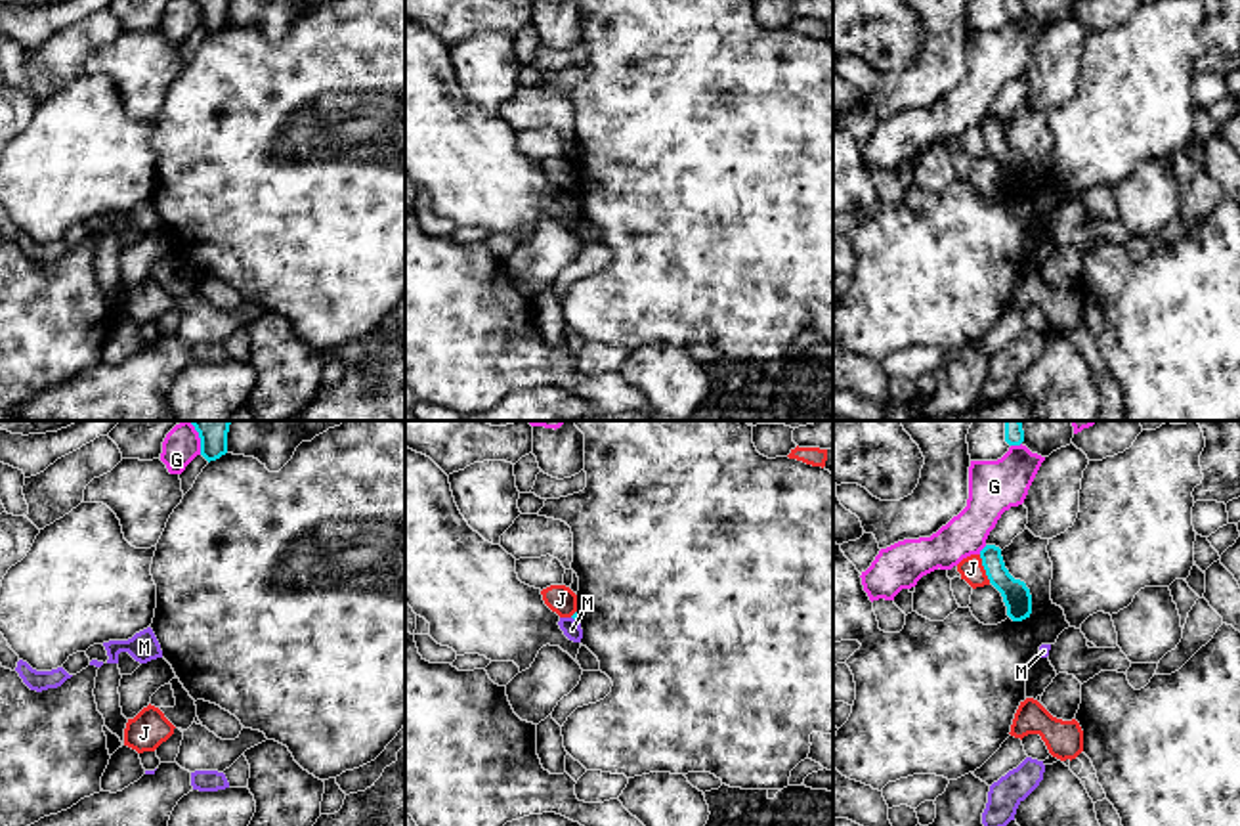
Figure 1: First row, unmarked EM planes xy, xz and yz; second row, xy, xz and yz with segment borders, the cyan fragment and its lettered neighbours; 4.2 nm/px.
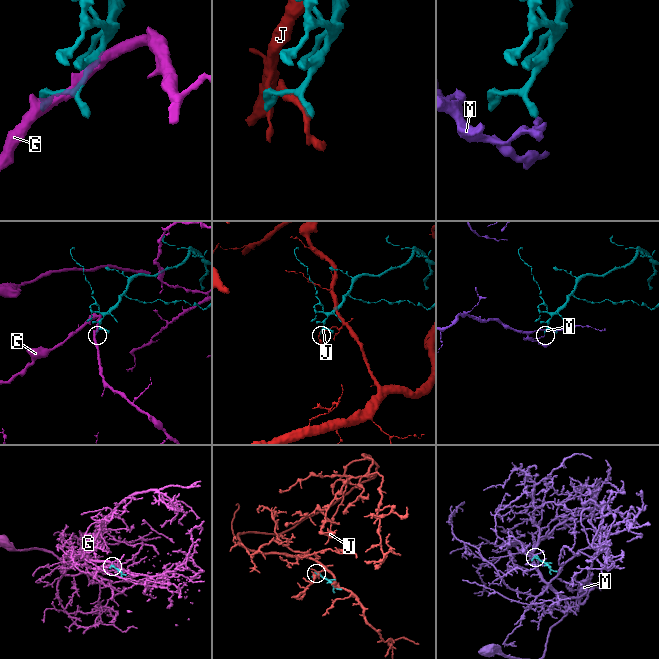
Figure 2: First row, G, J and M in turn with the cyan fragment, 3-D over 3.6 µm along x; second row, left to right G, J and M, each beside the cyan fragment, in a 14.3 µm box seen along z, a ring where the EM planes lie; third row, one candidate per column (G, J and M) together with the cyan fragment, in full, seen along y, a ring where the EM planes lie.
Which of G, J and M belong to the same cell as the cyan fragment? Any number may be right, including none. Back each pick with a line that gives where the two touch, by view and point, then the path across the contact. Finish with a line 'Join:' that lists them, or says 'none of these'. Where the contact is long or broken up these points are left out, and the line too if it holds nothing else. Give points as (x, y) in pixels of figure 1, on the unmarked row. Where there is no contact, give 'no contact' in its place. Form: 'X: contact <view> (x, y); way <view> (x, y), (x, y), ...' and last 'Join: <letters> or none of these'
Join: none of these

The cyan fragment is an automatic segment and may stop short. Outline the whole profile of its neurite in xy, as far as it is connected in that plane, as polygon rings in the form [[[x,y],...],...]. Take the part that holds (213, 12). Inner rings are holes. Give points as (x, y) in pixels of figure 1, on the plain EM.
[[[195,0],[201,10],[201,27],[210,34],[227,25],[229,0]]]

